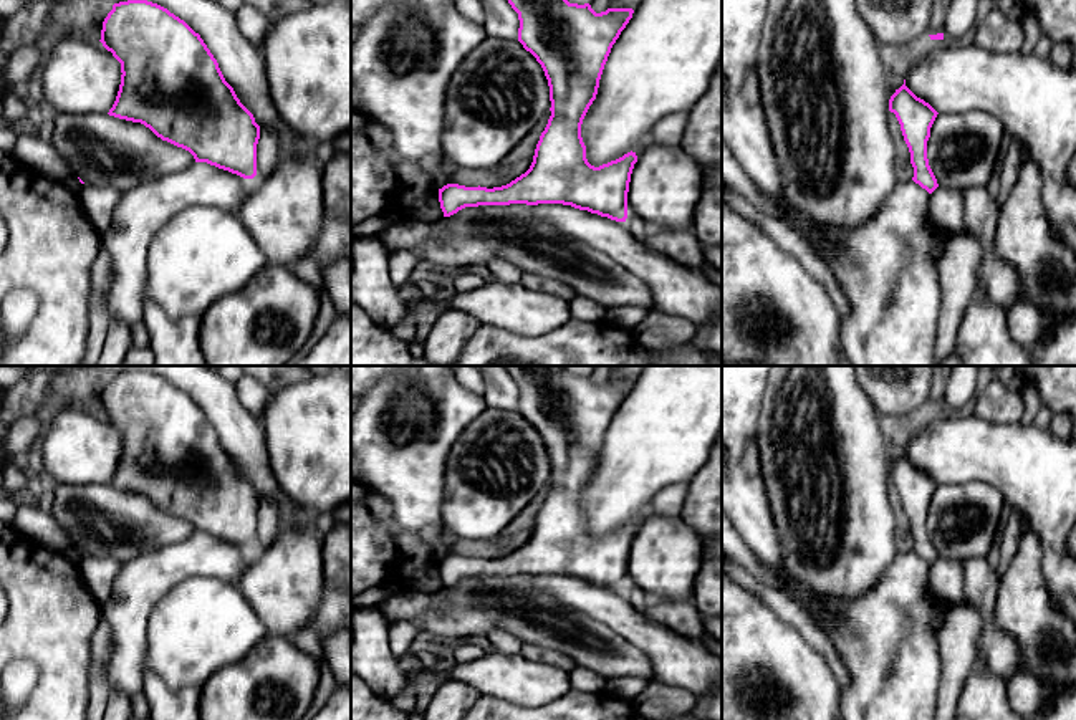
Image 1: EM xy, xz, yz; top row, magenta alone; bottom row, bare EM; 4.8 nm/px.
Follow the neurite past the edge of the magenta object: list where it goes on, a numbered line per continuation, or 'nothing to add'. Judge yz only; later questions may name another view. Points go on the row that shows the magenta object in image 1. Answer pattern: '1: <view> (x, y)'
nothing to add

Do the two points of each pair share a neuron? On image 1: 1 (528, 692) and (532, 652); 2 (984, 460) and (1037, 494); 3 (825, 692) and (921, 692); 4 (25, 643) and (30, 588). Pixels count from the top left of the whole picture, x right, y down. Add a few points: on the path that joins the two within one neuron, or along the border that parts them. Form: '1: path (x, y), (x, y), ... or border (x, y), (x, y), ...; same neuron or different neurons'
1: border (520, 652), (527, 659), (548, 662), (568, 672); different neurons
2: path (997, 460), (1003, 460), (1023, 480); same neuron
3: border (840, 689), (841, 702); different neurons
4: path (30, 629), (30, 601); same neuron

